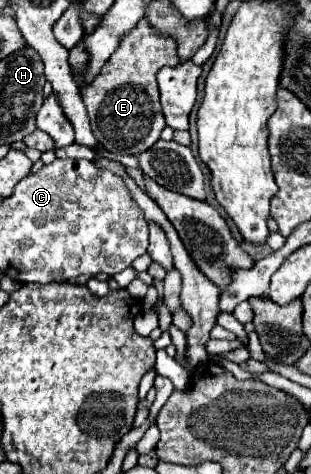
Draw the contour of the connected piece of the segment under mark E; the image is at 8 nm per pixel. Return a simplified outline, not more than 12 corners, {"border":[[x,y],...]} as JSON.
{"border":[[148,18],[82,88],[104,150],[138,156],[166,126],[156,74],[176,40]]}

